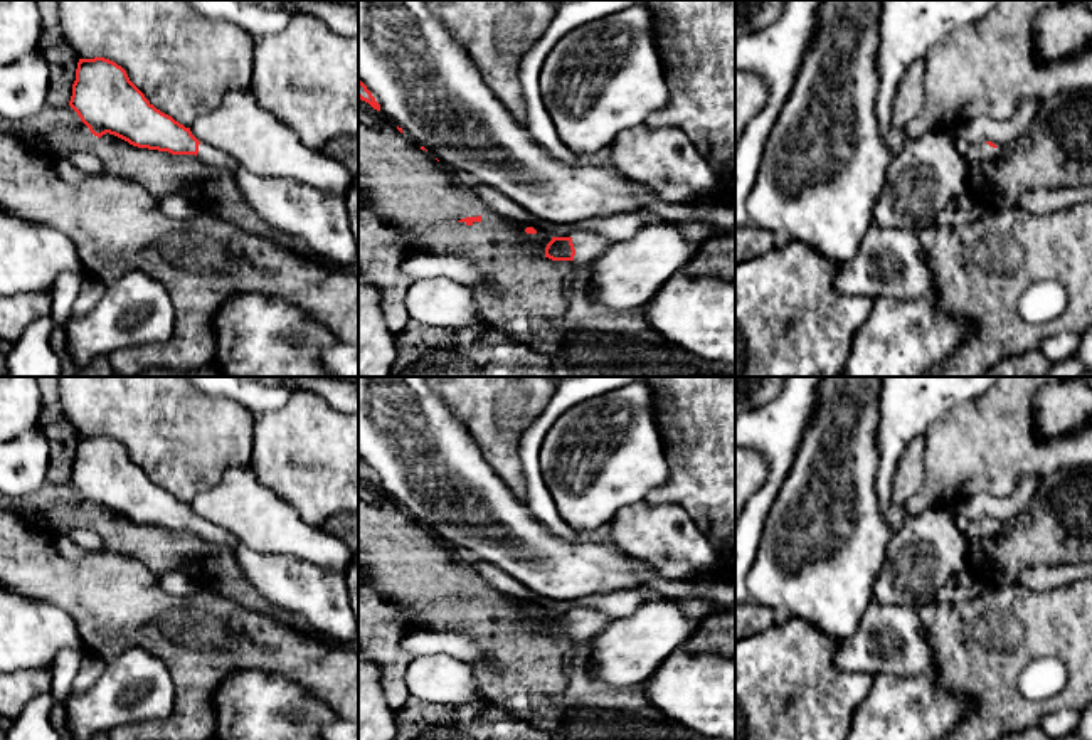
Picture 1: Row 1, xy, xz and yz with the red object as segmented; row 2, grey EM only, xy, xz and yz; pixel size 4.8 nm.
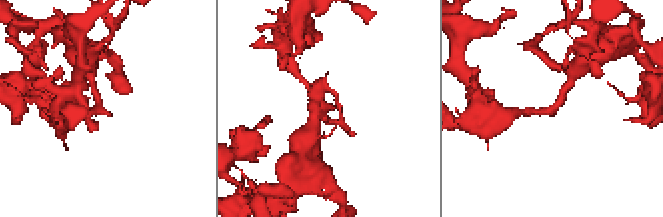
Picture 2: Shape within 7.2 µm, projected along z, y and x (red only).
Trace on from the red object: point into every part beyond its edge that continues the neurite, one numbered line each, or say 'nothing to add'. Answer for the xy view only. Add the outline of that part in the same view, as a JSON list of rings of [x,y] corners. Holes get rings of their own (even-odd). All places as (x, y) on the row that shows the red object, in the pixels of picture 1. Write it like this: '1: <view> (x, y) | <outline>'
1: xy (318, 217) | [[[205,143],[199,145],[197,158],[227,170],[251,209],[273,230],[303,239],[316,259],[342,267],[352,266],[358,257],[345,195],[315,190],[288,178],[259,177]]]

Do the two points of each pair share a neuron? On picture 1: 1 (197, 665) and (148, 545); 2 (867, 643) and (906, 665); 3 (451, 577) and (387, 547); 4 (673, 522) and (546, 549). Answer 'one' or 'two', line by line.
1: two
2: one
3: one
4: two

